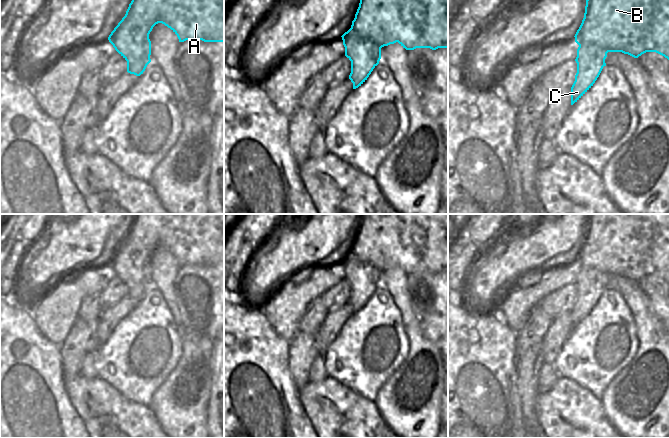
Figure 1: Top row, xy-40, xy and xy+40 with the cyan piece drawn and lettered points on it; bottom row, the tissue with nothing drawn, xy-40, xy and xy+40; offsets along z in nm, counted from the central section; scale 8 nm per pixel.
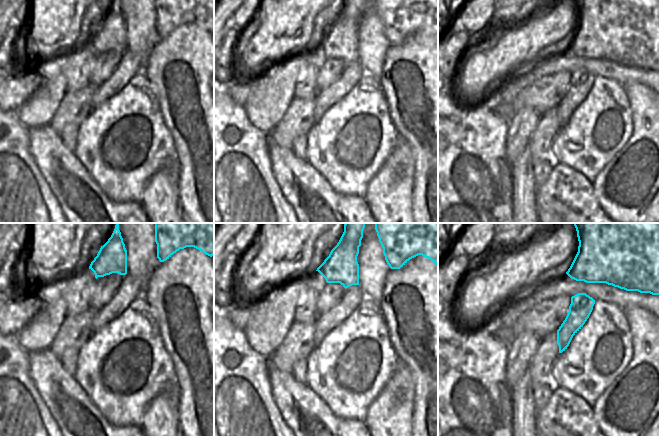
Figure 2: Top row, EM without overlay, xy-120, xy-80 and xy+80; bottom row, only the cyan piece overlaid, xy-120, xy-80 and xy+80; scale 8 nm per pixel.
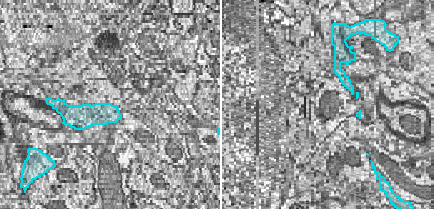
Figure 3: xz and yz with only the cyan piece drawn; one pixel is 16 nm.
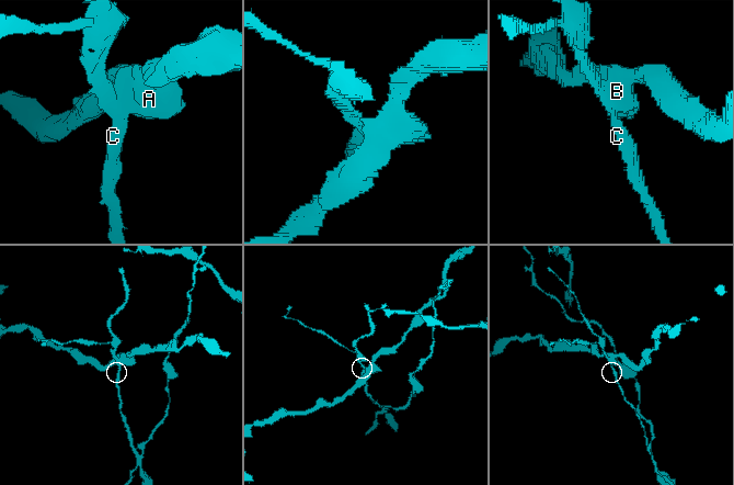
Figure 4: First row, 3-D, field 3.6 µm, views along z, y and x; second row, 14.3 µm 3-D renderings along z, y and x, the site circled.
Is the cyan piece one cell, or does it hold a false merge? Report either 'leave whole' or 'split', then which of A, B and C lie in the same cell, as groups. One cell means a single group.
split | A B / C

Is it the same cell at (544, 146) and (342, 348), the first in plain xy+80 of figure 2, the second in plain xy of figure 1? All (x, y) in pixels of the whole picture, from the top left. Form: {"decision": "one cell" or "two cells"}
{"decision": "two cells"}

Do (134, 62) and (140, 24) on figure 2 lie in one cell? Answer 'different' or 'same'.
different

